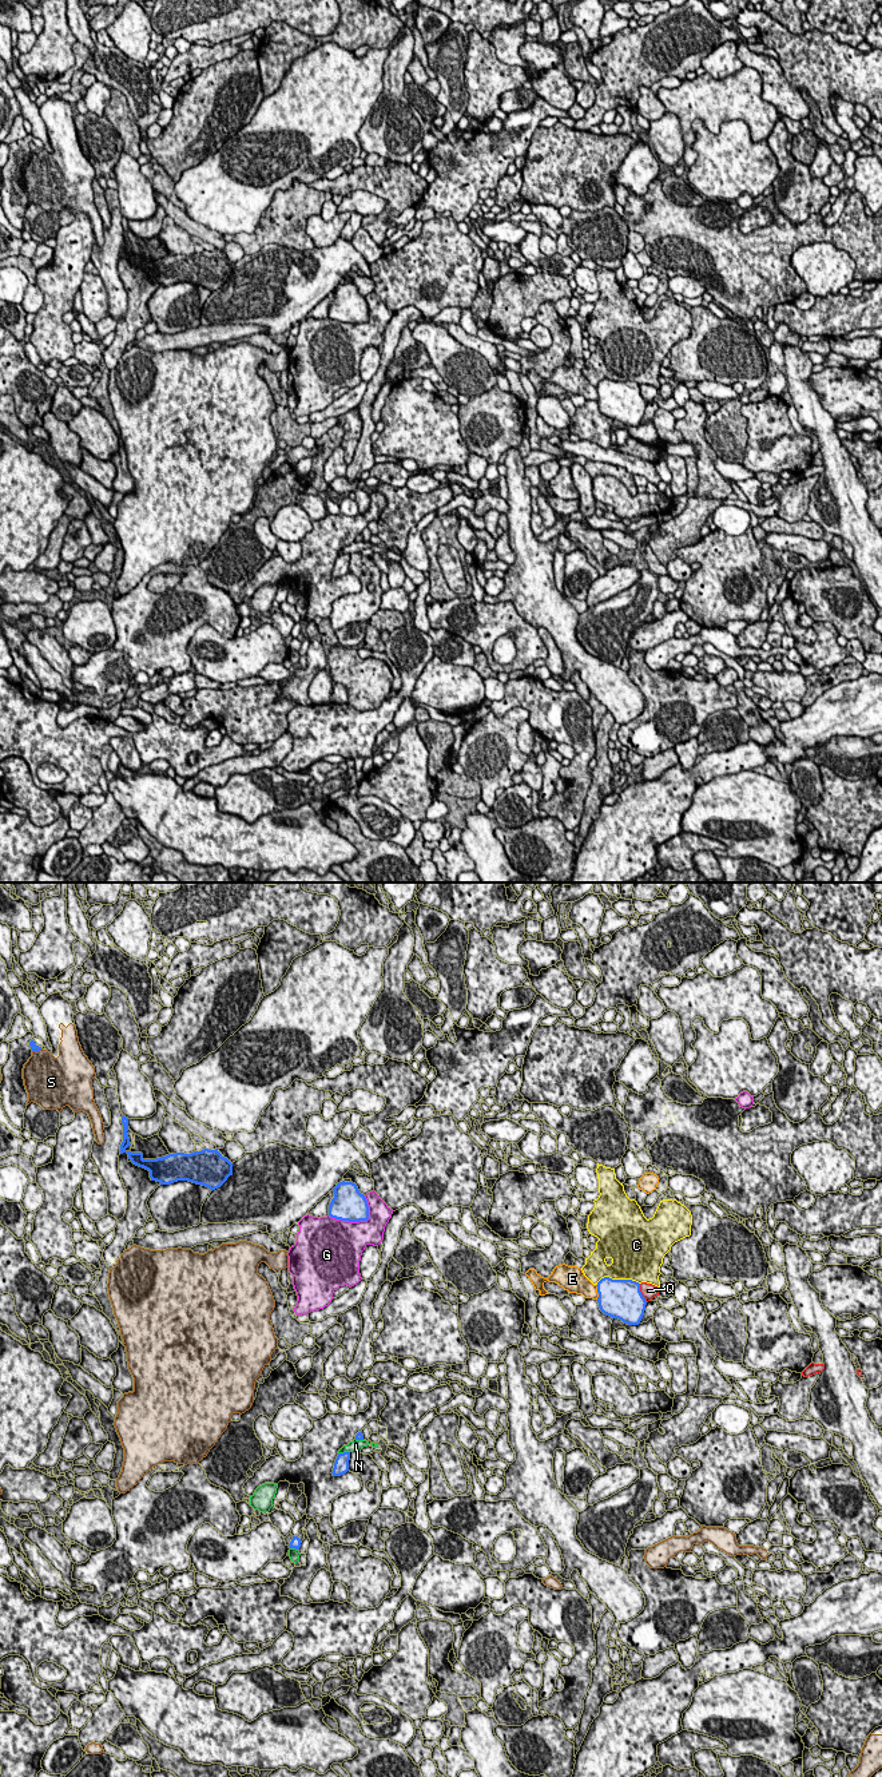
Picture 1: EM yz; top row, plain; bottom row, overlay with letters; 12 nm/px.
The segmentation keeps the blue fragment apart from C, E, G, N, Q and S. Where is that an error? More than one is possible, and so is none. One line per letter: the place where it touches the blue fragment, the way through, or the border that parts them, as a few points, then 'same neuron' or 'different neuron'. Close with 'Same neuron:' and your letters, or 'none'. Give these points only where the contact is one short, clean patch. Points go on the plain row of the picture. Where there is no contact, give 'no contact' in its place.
C: contact yz (618, 381); different neuron
E: contact yz (598, 393); different neuron
G: contact yz (354, 322); different neuron
N: contact yz (344, 554); different neuron
Q: contact yz (640, 395); different neuron
S: contact yz (36, 153); different neuron
Same neuron: none

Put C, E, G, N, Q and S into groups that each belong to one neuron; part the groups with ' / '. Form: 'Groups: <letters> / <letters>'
Groups: C / E / G / N / Q / S

